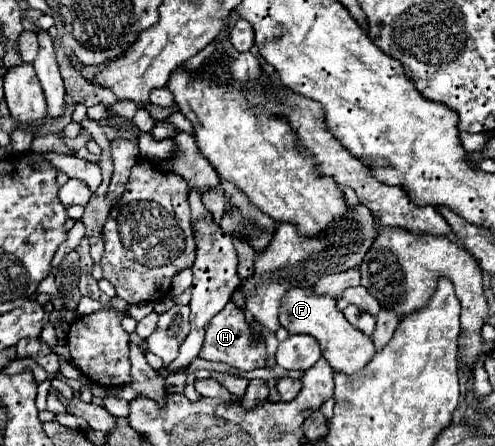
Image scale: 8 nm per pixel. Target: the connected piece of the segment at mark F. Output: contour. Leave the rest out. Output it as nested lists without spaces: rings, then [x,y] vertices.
[[[295,286],[289,288],[285,292],[285,296],[281,298],[281,306],[279,306],[279,314],[281,314],[281,326],[289,332],[289,334],[309,334],[313,336],[319,344],[321,344],[321,352],[323,358],[327,358],[327,362],[331,364],[331,368],[351,374],[351,372],[359,372],[375,354],[375,346],[369,340],[369,336],[365,336],[363,332],[359,332],[357,328],[353,328],[341,310],[337,310],[337,300],[333,296],[327,294],[315,294],[311,286]]]

